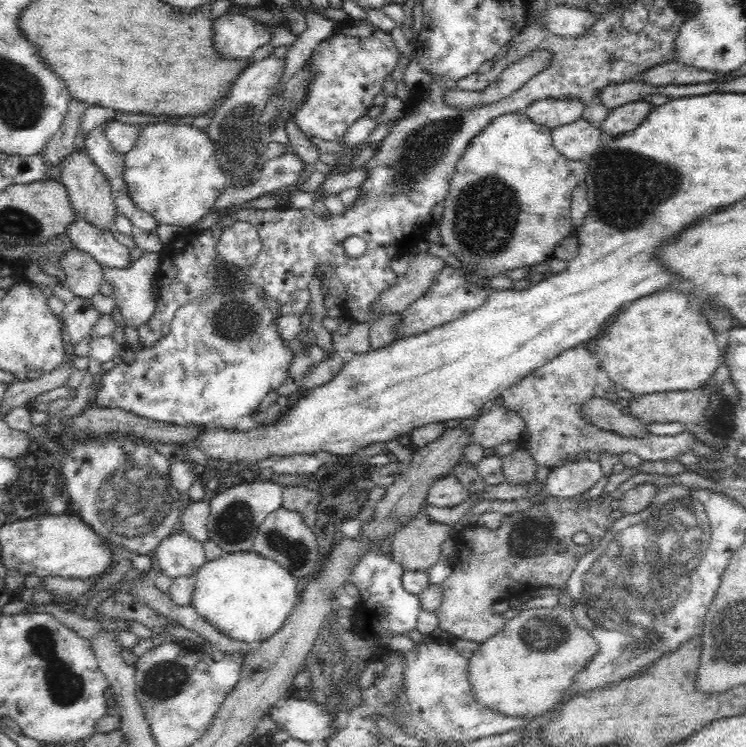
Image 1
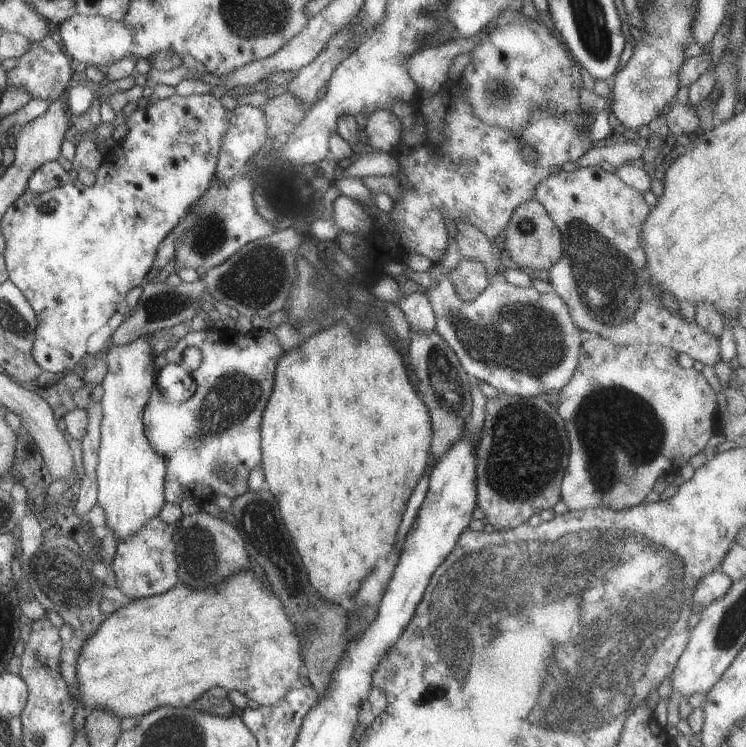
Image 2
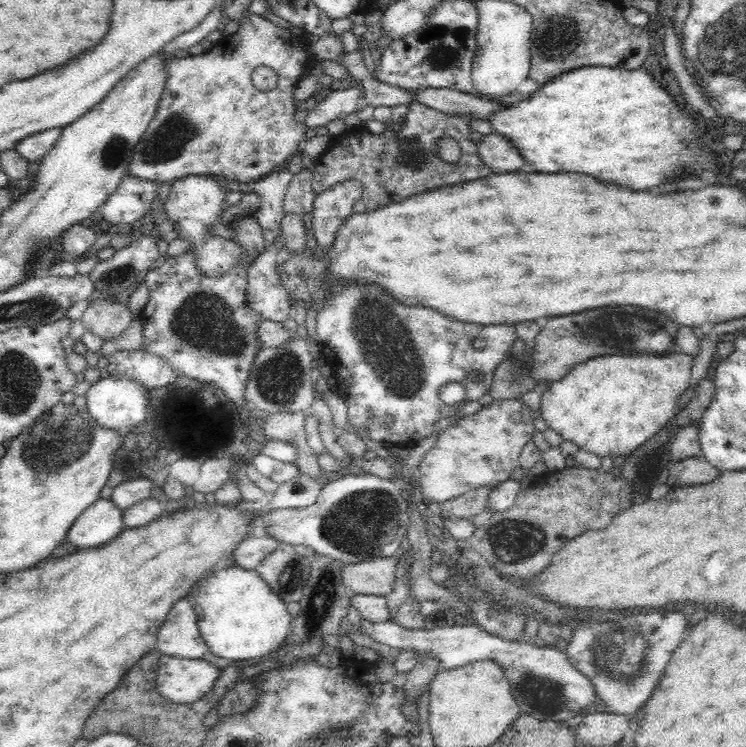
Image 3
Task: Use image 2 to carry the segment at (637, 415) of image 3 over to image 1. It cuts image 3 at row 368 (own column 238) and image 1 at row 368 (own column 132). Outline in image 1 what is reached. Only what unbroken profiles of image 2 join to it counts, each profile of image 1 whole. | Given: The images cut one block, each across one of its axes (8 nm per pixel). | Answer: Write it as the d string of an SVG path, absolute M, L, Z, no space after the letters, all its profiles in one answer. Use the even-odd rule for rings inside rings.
M673 288L672 292L652 294L623 307L606 325L602 335L591 344L599 368L606 370L611 382L638 396L700 389L722 362L715 335L703 315L701 303L689 292L679 292Z

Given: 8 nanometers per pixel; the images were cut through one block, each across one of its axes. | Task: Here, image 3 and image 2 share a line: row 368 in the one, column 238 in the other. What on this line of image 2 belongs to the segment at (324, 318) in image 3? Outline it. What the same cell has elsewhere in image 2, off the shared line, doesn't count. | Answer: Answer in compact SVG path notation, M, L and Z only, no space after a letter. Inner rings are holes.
M229 325L225 329L213 328L185 333L171 348L165 349L155 356L154 367L158 370L169 363L179 364L181 352L187 346L195 346L202 354L199 367L193 372L191 371L191 376L196 382L196 389L187 400L171 402L159 392L154 384L150 388L150 395L142 412L145 438L149 446L165 463L165 502L179 504L187 496L191 496L197 503L201 503L205 499L214 499L216 496L225 496L229 500L233 500L248 489L246 480L249 471L260 464L262 412L272 389L277 359L284 351L272 332L252 328L246 334L239 334ZM219 464L233 468L237 478L231 482L221 480L214 472L214 468Z

